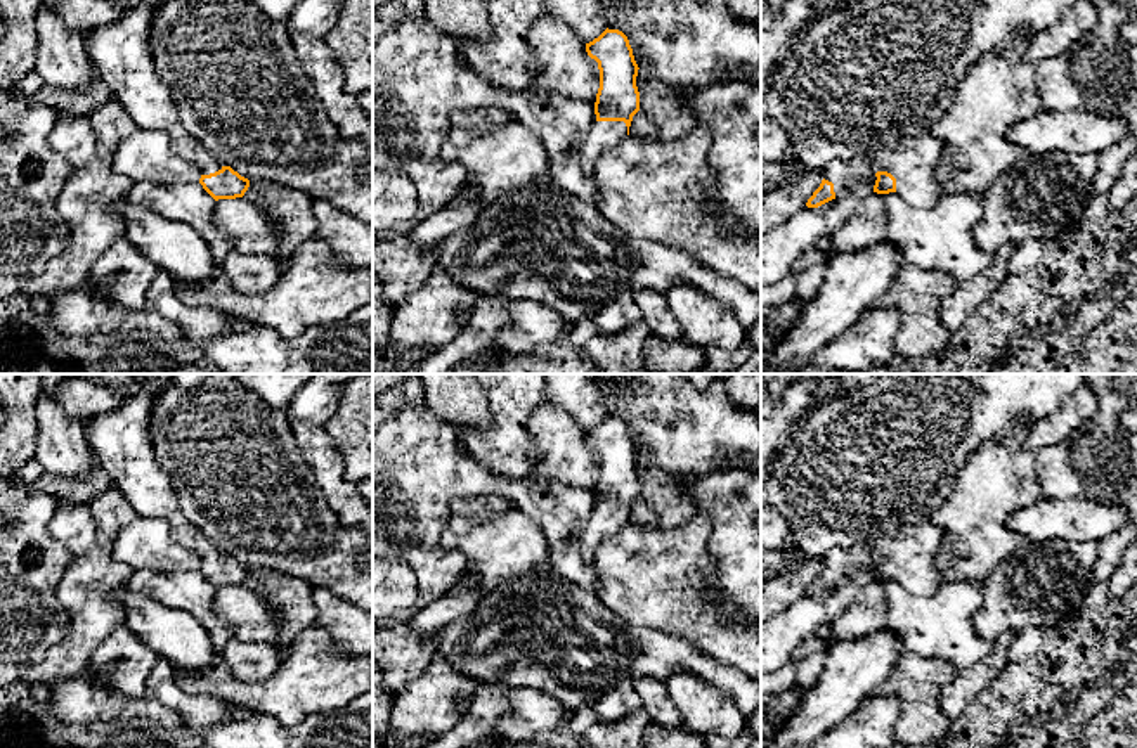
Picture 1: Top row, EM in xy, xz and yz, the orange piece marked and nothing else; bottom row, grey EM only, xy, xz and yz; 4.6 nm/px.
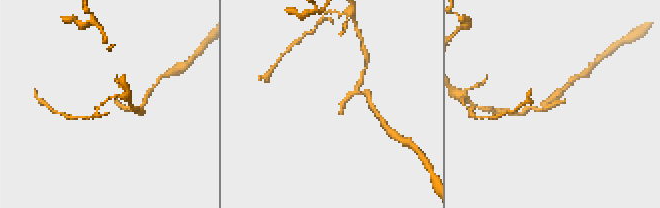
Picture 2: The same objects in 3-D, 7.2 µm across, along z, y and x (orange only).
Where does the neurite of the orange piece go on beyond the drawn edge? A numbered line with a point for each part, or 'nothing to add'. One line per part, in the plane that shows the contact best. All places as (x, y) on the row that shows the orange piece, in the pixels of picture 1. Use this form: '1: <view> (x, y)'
1: xz (602, 135)

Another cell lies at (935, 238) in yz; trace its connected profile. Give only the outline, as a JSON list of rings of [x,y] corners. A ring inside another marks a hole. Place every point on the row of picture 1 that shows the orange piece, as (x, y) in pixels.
[[[896,192],[880,196],[887,216],[886,239],[900,248],[903,267],[945,270],[958,282],[991,263],[991,255],[983,253],[972,239],[972,229],[983,216],[979,196],[950,194],[924,208]]]

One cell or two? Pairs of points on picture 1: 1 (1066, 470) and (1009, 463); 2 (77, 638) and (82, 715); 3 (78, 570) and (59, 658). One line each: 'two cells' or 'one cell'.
1: two cells
2: two cells
3: one cell

